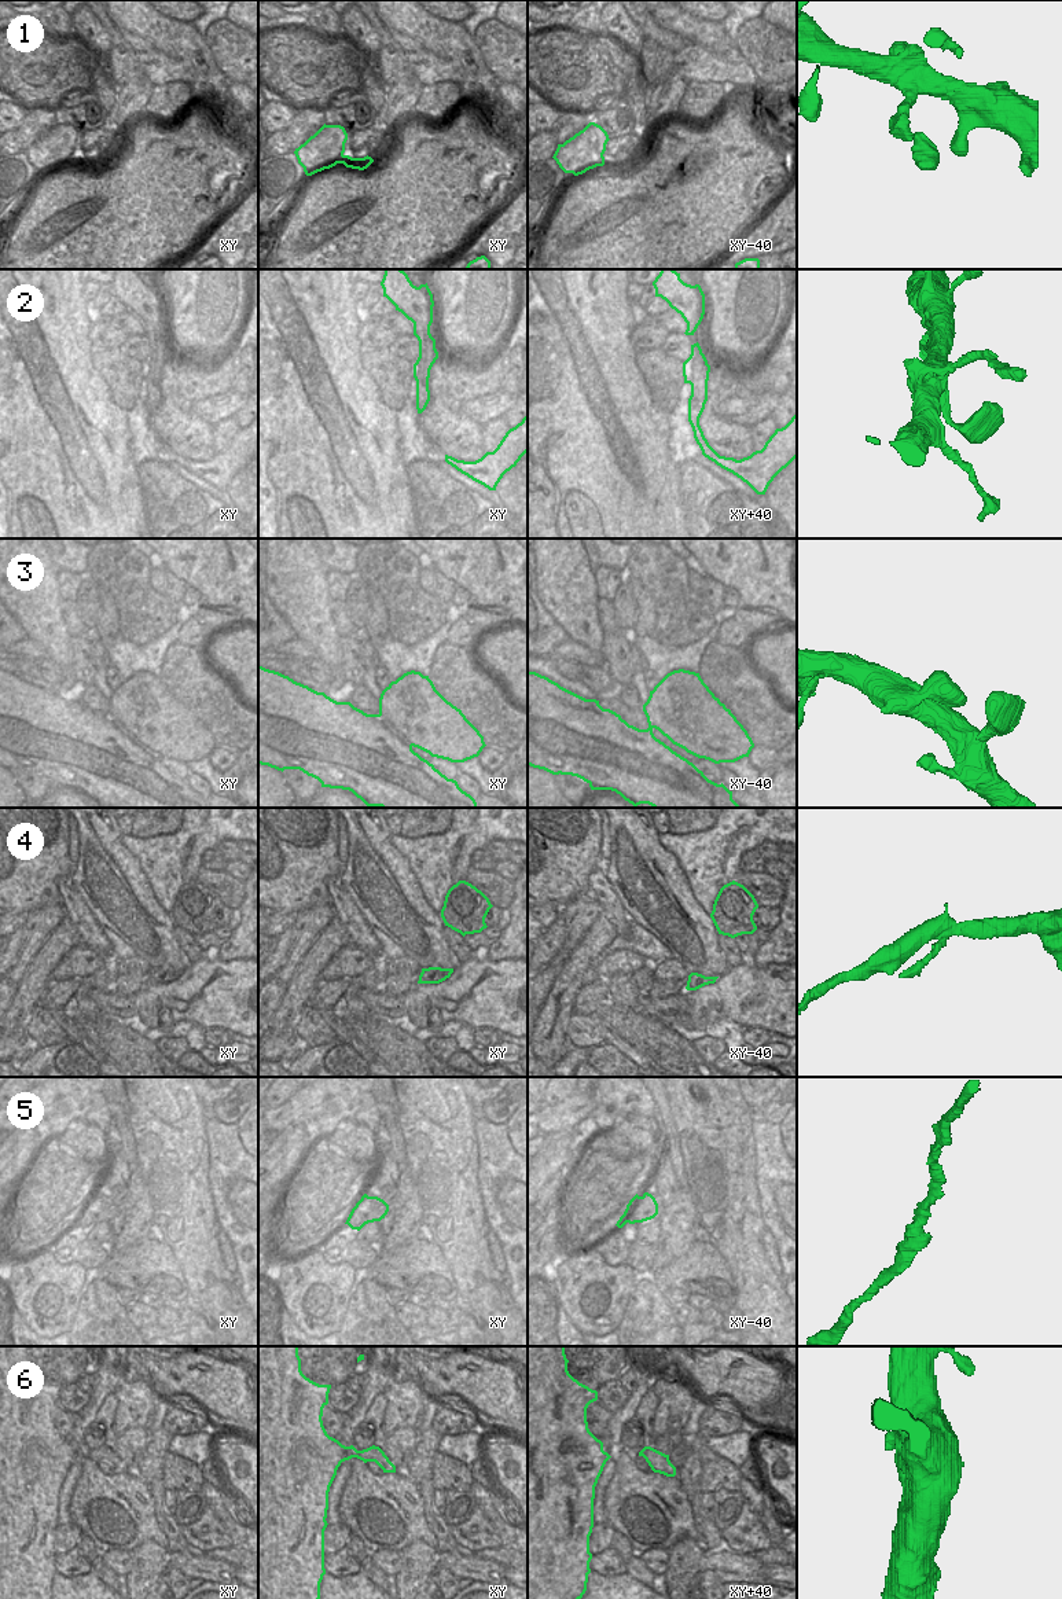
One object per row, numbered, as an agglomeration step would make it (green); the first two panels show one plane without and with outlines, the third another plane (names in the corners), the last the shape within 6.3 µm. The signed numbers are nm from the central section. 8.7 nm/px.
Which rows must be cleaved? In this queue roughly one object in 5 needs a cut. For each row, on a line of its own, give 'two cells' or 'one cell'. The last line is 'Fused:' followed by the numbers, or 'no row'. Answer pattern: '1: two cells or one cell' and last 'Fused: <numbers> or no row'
1: one cell
2: one cell
3: one cell
4: one cell
5: one cell
6: one cell
Fused: no row

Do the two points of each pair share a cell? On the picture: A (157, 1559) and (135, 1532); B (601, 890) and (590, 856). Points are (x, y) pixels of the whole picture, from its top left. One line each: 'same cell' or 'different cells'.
A: different cells
B: different cells

